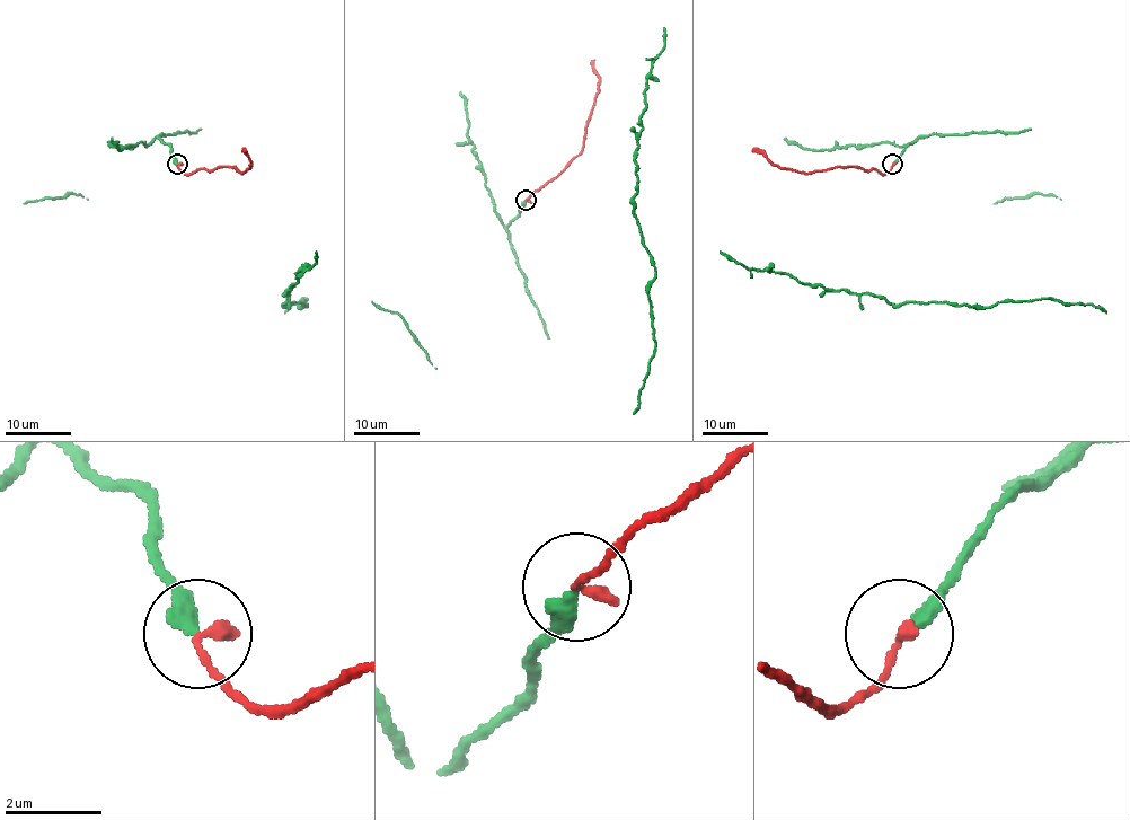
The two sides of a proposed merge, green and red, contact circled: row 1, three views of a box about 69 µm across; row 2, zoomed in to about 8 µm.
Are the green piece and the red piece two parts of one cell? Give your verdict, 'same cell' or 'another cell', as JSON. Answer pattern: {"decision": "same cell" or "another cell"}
{"decision": "same cell"}

